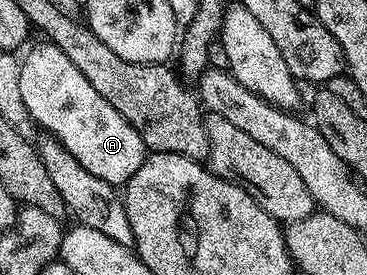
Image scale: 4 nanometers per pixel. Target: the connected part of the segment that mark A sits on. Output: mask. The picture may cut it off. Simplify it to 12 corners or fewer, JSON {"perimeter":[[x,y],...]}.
{"perimeter":[[56,44],[20,60],[37,126],[92,177],[127,183],[148,154]]}

